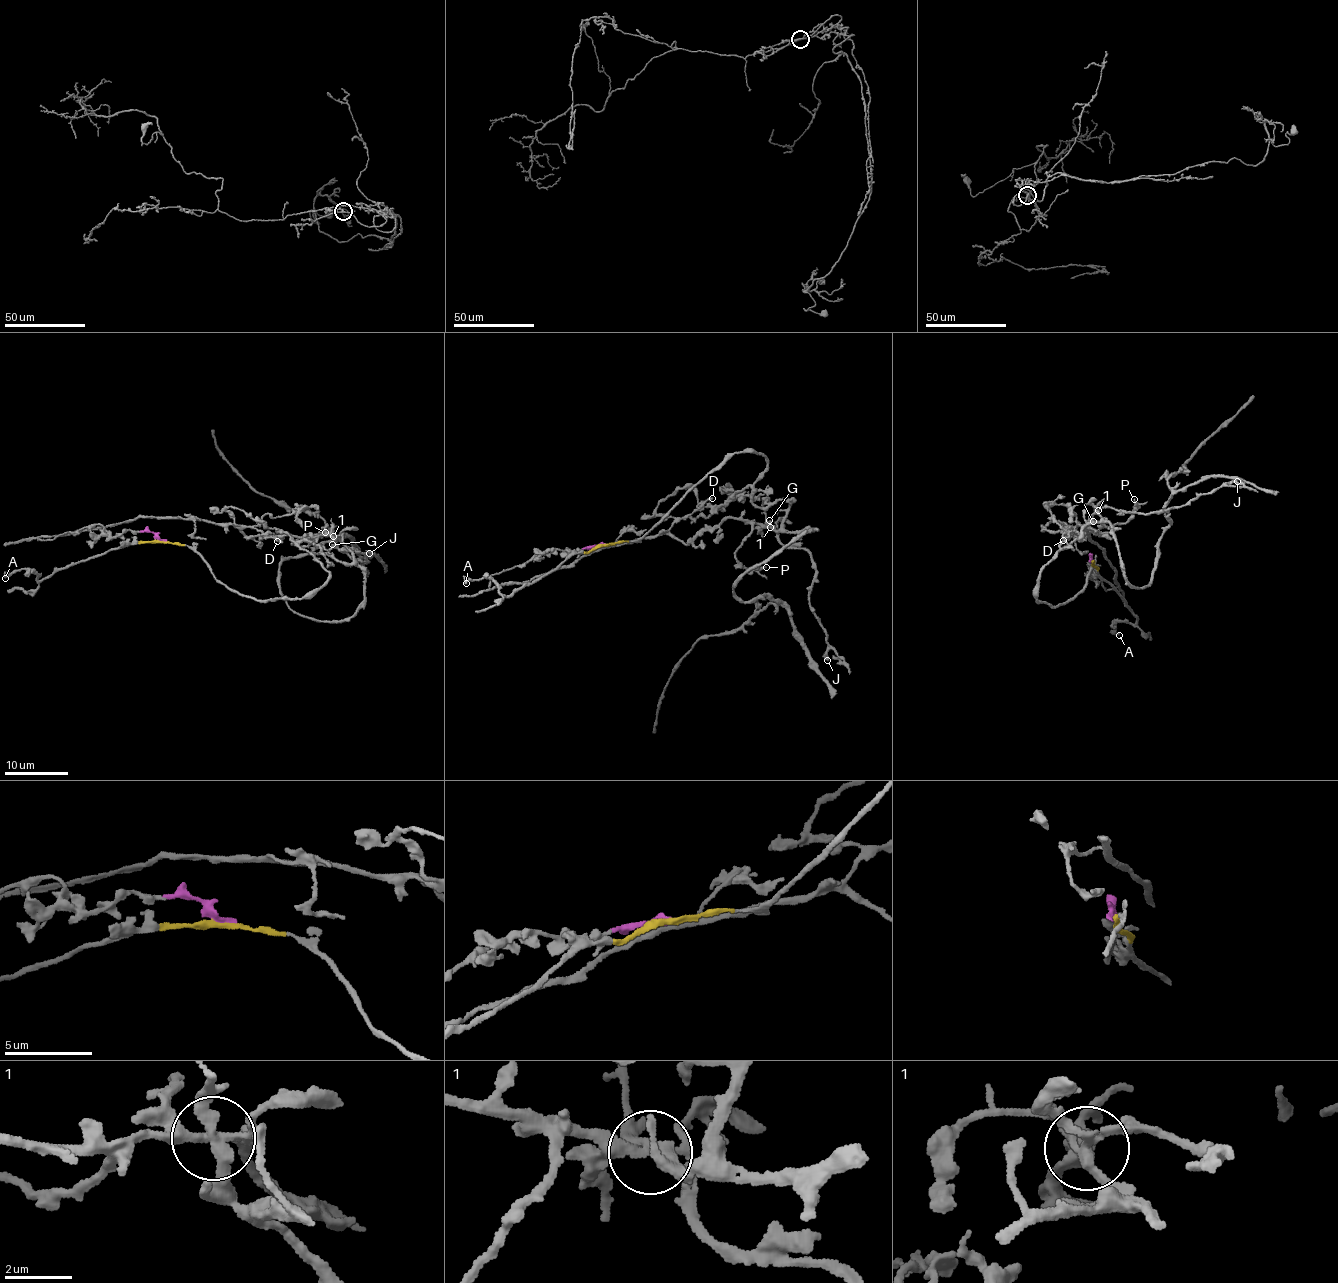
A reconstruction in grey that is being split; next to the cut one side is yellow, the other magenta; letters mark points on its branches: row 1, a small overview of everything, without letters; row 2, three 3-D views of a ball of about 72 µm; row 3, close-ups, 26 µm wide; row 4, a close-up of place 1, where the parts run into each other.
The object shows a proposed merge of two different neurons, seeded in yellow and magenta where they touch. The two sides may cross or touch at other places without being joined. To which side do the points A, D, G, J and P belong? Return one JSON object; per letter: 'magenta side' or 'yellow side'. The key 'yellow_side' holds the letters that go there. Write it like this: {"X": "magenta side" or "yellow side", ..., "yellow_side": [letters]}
{"A": "yellow side", "D": "magenta side", "G": "yellow side", "J": "magenta side", "P": "magenta side", "yellow_side": ["A", "G"]}

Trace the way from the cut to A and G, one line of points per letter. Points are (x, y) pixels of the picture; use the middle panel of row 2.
A: (605, 544), (586, 552), (574, 551), (554, 569), (508, 595), (484, 577), (466, 583)
G: (605, 544), (638, 540), (735, 452), (763, 456), (766, 462), (754, 503), (791, 501), (778, 529), (770, 520)

